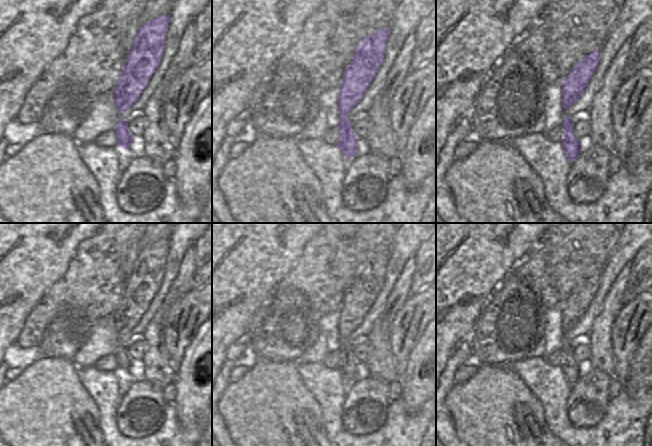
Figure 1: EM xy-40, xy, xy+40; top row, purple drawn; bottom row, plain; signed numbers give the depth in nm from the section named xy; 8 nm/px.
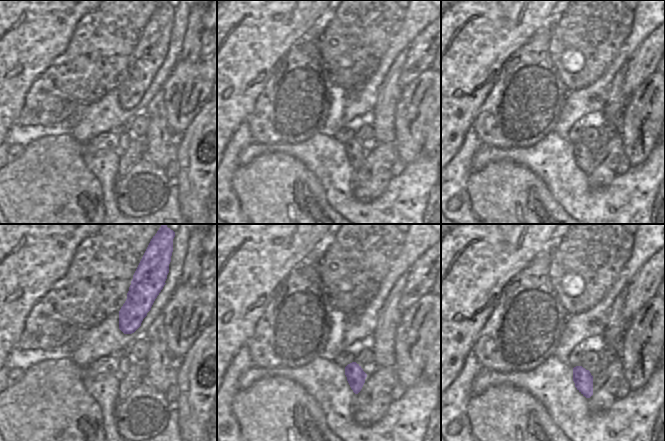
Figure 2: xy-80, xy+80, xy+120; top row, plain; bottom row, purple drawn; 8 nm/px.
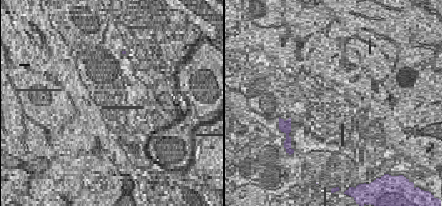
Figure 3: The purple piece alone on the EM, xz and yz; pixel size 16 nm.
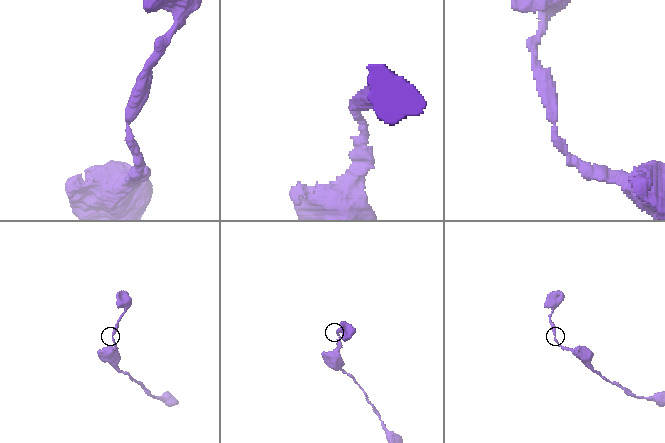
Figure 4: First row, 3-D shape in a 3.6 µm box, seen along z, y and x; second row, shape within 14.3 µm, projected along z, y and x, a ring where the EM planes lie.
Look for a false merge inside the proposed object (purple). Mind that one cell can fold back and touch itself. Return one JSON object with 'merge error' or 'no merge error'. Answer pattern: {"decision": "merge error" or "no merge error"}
{"decision": "no merge error"}

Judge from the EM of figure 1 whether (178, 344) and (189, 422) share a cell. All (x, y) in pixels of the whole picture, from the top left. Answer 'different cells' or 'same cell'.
different cells

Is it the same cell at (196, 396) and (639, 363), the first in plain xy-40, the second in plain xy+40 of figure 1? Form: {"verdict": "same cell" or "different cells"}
{"verdict": "same cell"}

